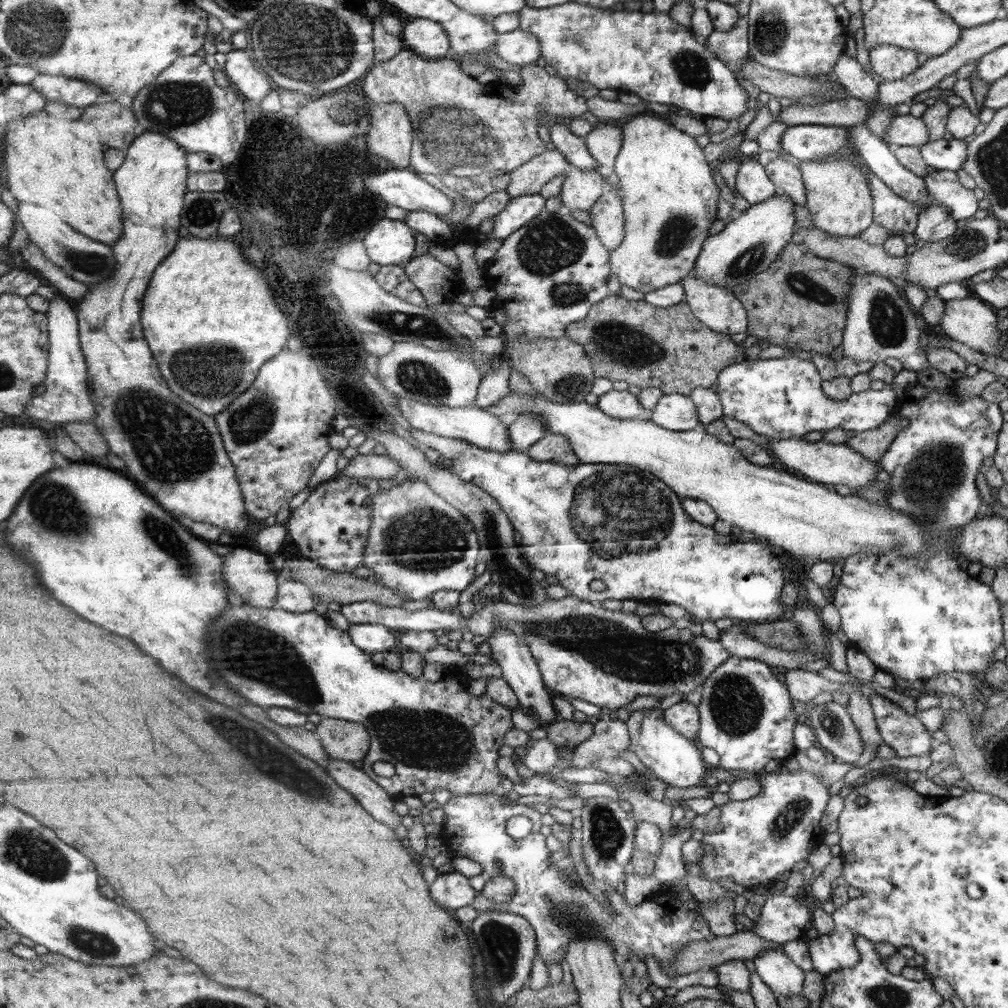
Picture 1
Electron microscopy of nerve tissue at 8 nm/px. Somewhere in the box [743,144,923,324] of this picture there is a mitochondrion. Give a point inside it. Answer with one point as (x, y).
(812, 287)

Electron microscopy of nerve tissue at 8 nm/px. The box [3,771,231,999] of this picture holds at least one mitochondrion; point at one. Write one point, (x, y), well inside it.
(98, 945)

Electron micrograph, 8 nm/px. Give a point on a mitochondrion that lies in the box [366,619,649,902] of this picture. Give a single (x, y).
(607, 836)

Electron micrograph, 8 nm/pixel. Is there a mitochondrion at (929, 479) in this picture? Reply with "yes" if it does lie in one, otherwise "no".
yes

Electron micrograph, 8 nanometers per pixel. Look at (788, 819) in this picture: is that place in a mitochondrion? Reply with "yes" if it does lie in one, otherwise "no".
yes

